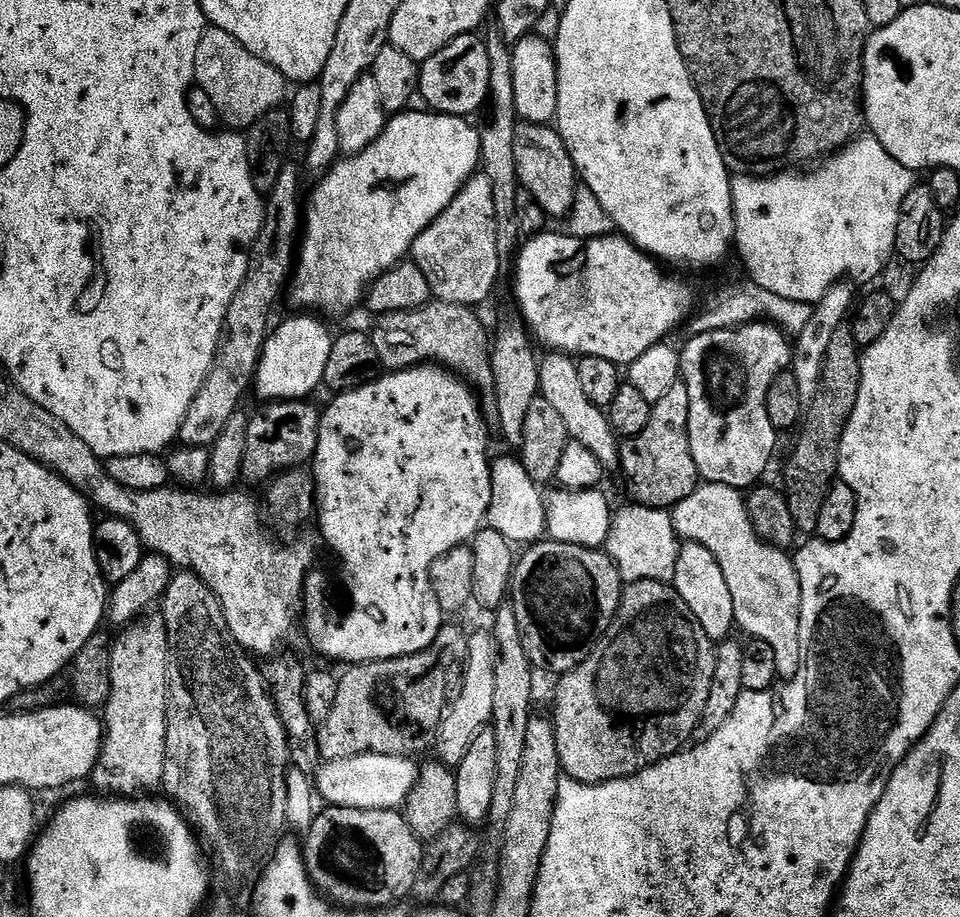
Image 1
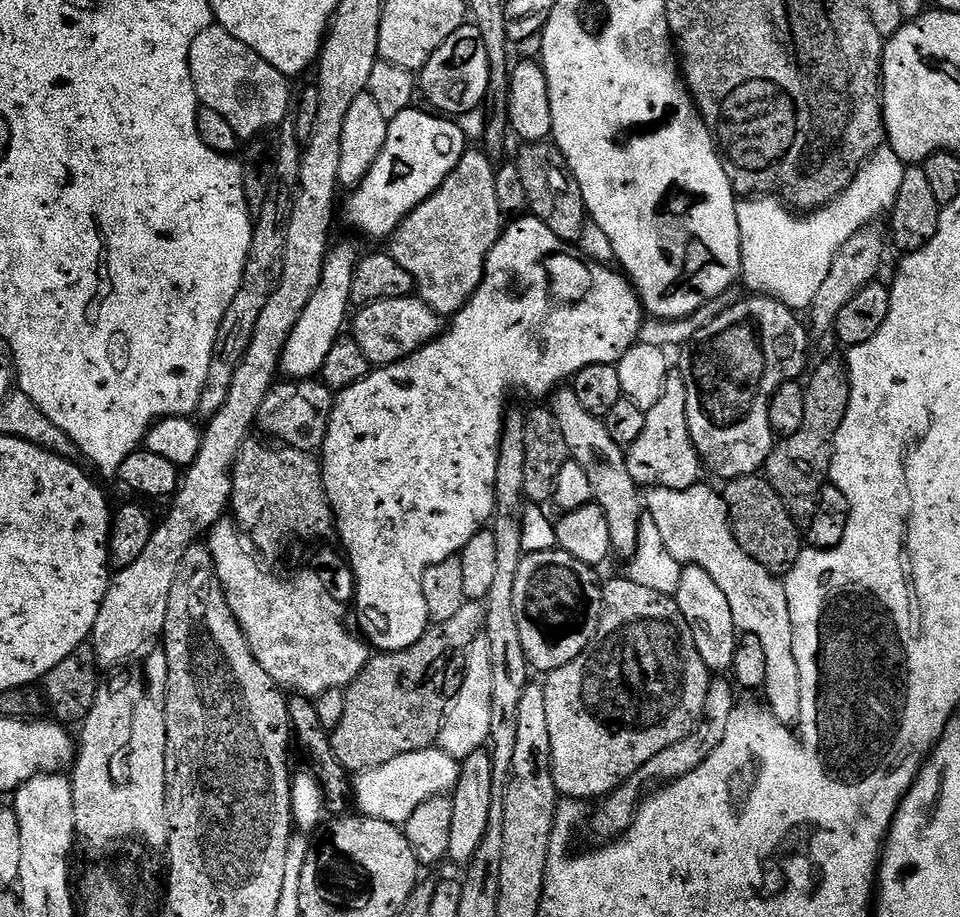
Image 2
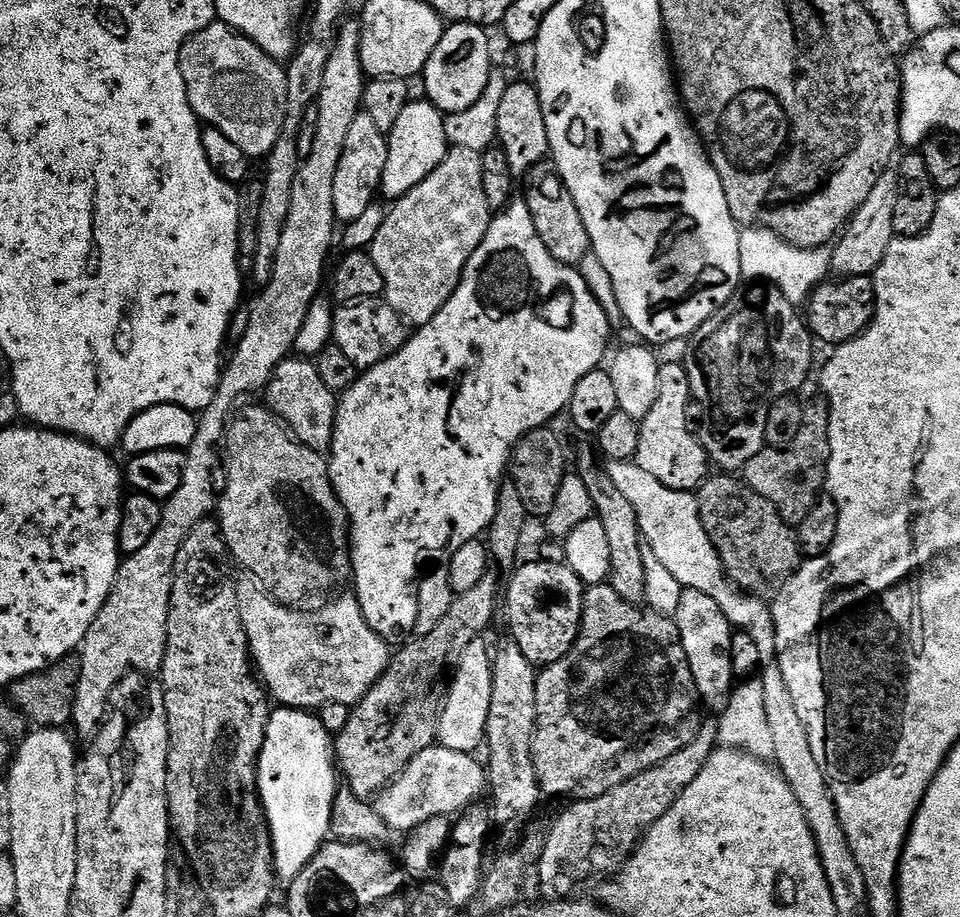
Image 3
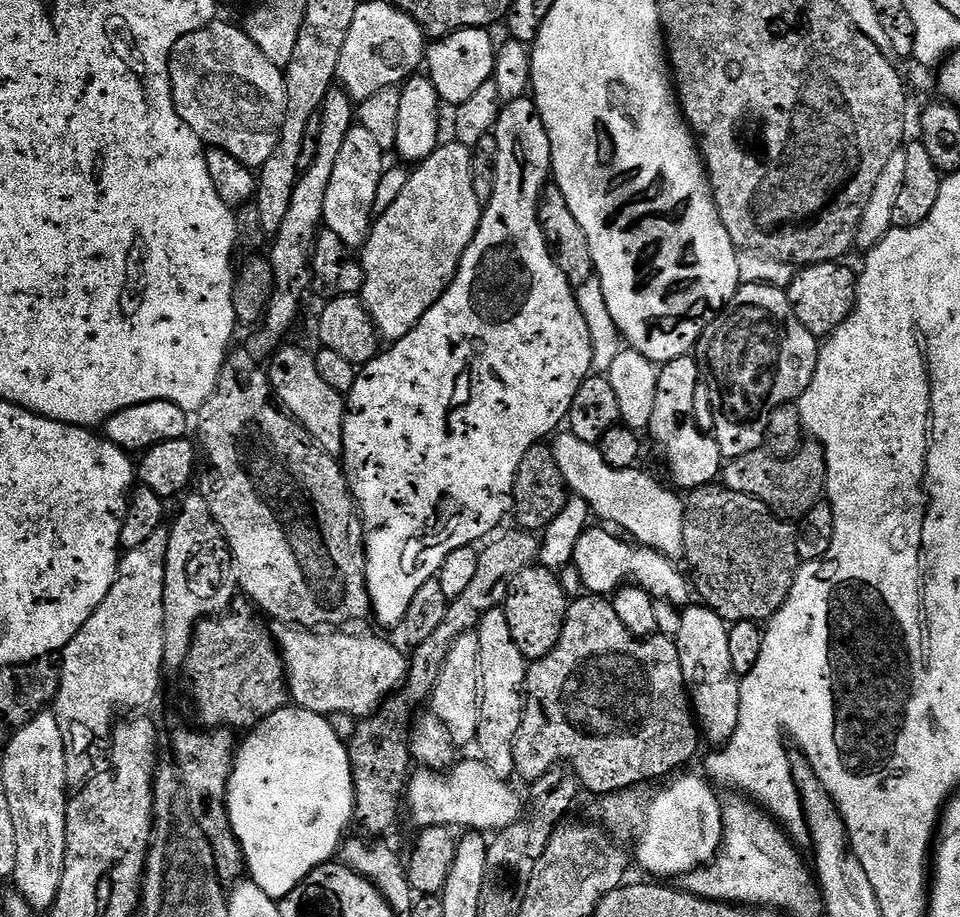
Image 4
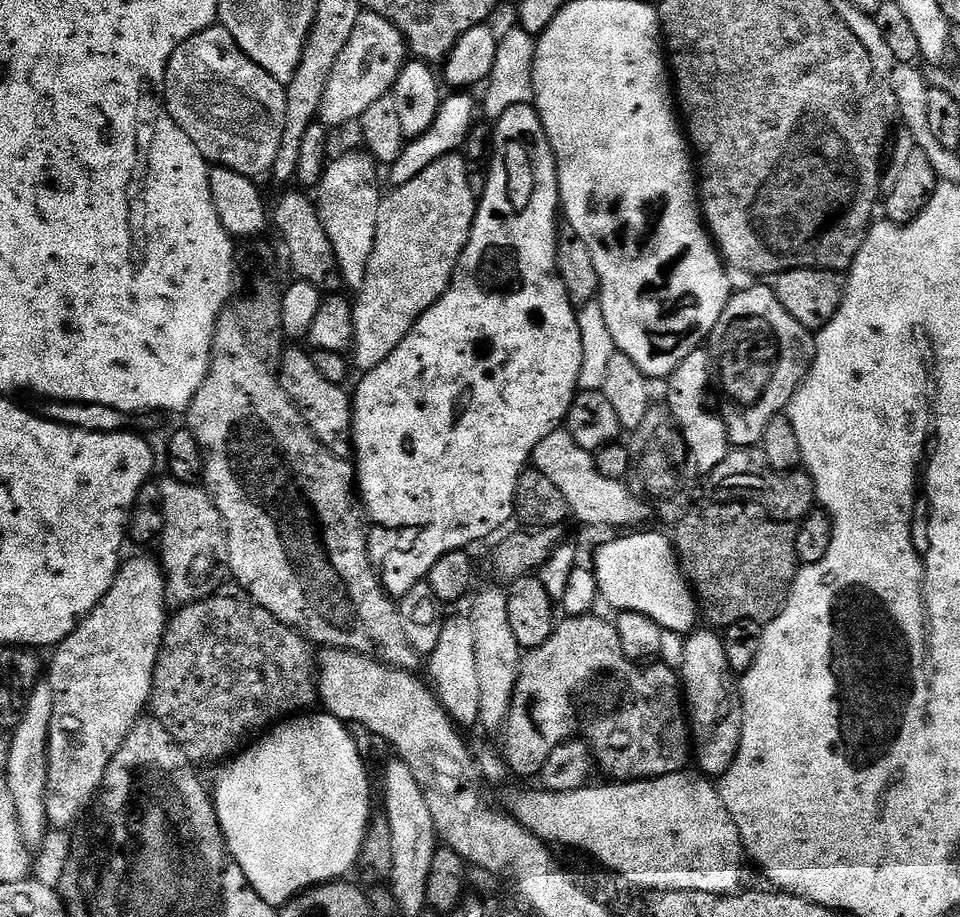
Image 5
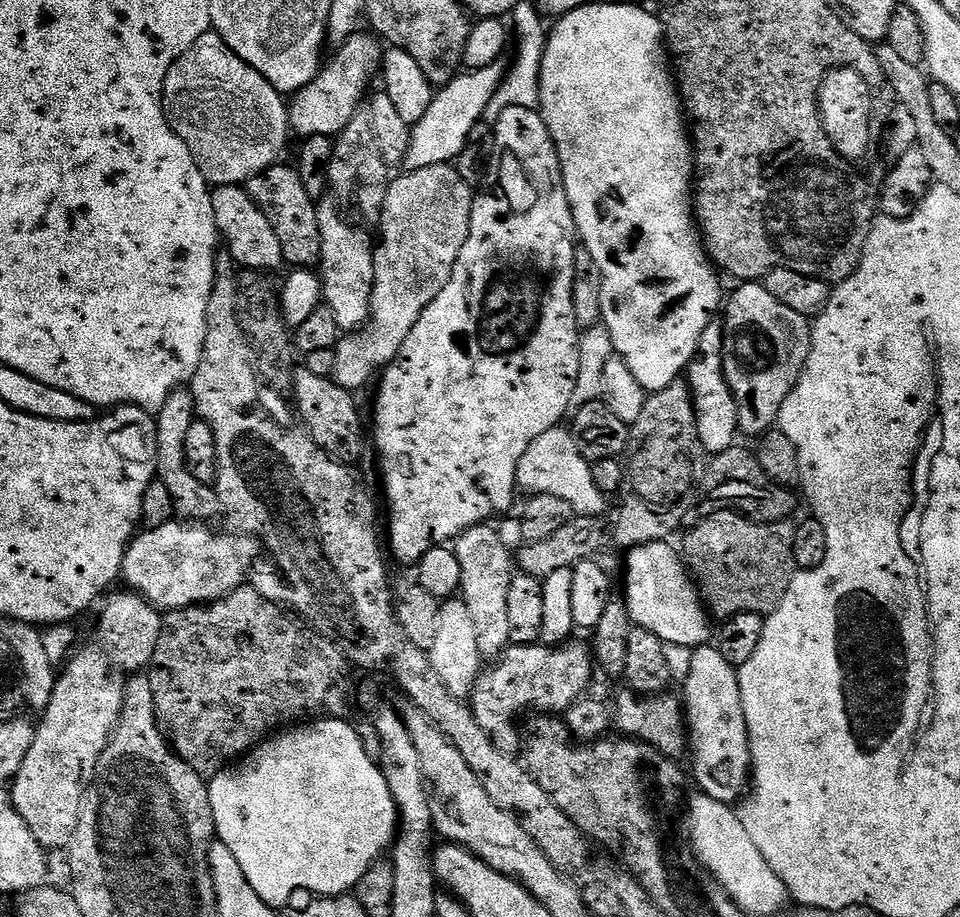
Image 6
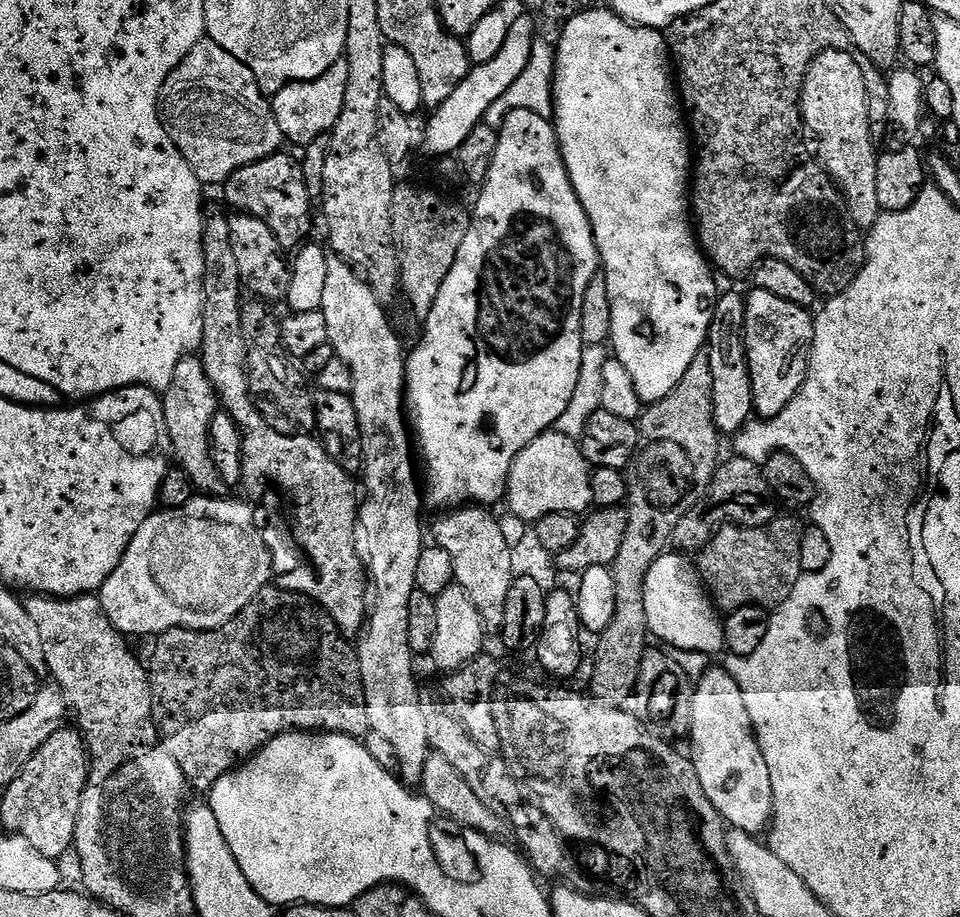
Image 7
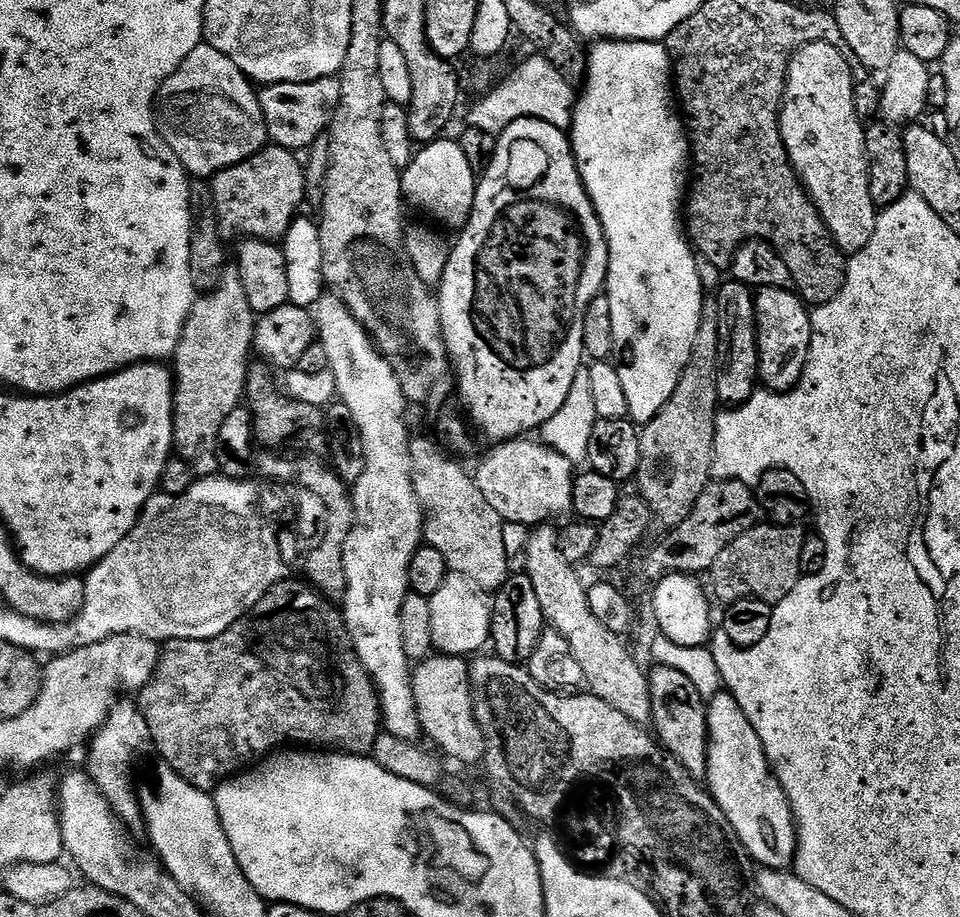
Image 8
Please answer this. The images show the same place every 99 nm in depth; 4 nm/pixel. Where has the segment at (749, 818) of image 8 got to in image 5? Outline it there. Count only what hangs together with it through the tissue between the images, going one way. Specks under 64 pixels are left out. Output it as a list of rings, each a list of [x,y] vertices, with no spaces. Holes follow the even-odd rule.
[[[696,630],[691,633],[684,641],[684,661],[678,670],[679,675],[682,677],[682,691],[684,693],[684,702],[686,705],[686,715],[690,721],[690,739],[694,745],[694,760],[698,765],[699,771],[709,778],[719,778],[726,774],[726,770],[730,770],[730,766],[734,762],[734,758],[738,754],[738,746],[742,738],[742,722],[744,721],[744,707],[740,705],[740,689],[738,687],[737,677],[734,675],[730,662],[726,662],[726,650],[724,649],[724,641],[721,633],[716,630],[707,630],[708,632],[700,632]]]

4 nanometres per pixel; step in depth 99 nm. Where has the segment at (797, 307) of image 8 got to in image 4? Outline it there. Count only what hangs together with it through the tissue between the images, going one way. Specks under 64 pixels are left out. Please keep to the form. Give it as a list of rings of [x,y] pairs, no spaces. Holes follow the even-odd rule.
[[[741,283],[732,301],[705,330],[694,349],[694,355],[700,362],[703,387],[706,392],[708,388],[708,396],[712,399],[712,424],[716,427],[714,435],[725,461],[764,448],[770,414],[774,414],[778,406],[799,401],[806,386],[810,386],[814,378],[820,349],[818,338],[810,334],[802,322],[798,322],[785,289],[775,288],[772,284]]]

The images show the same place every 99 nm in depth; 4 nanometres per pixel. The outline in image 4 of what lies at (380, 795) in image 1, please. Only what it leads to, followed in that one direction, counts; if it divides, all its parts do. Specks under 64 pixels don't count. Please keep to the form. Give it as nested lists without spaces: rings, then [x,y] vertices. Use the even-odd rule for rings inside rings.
[[[461,759],[447,770],[417,769],[406,786],[406,804],[410,806],[415,827],[442,826],[453,830],[475,830],[492,834],[517,824],[522,818],[524,804],[509,781],[498,778],[483,760]]]

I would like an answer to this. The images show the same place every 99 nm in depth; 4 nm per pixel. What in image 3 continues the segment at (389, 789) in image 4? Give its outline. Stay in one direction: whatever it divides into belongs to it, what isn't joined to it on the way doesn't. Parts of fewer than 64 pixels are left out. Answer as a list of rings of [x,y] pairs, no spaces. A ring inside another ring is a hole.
[[[489,570],[482,582],[478,582],[466,594],[457,596],[446,613],[446,618],[438,622],[436,629],[425,636],[416,636],[403,645],[400,653],[391,657],[386,671],[378,682],[352,708],[350,722],[346,722],[346,730],[338,733],[334,740],[334,759],[339,771],[346,779],[346,786],[358,794],[360,800],[371,801],[393,781],[416,755],[438,740],[440,714],[444,706],[444,698],[448,695],[449,683],[456,671],[458,662],[470,646],[470,642],[481,639],[484,631],[492,624],[496,616],[496,603],[502,600],[502,580],[495,576],[495,571]]]

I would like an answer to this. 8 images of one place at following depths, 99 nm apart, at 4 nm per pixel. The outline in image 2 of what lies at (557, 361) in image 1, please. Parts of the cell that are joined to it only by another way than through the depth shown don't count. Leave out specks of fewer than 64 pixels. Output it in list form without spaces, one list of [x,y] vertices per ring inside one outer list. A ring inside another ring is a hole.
[[[561,386],[551,393],[550,407],[562,430],[562,438],[566,438],[571,463],[582,466],[582,470],[586,470],[586,478],[590,478],[592,499],[602,510],[606,526],[610,526],[612,552],[630,558],[638,546],[642,492],[634,478],[630,478],[625,449],[610,438],[601,417],[590,414],[590,410],[582,410],[582,402],[578,402],[578,394],[574,394],[570,386]]]

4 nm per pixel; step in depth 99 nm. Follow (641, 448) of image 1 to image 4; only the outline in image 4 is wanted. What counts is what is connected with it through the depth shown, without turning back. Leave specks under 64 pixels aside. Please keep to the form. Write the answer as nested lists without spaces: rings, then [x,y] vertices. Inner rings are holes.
[[[695,355],[674,358],[658,371],[658,398],[654,398],[654,418],[650,418],[646,432],[647,435],[652,435],[653,442],[660,447],[660,452],[672,471],[671,483],[677,489],[706,487],[722,472],[722,457],[715,435],[708,433],[707,436],[700,432],[700,424],[696,421],[696,391],[701,391],[701,388],[700,362]]]

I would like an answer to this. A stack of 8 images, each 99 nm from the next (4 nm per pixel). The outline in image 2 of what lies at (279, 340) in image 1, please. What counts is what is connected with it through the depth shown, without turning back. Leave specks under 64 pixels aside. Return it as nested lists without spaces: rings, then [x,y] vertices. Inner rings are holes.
[[[344,240],[341,244],[333,243],[329,247],[318,290],[314,290],[314,298],[310,298],[306,310],[302,310],[302,318],[298,318],[298,326],[294,326],[284,347],[280,367],[285,377],[294,380],[319,377],[322,362],[326,362],[326,354],[330,354],[330,346],[334,346],[334,342],[345,331],[346,321],[349,319],[350,282],[354,278],[356,263],[360,261],[361,255],[362,249],[352,240]]]

